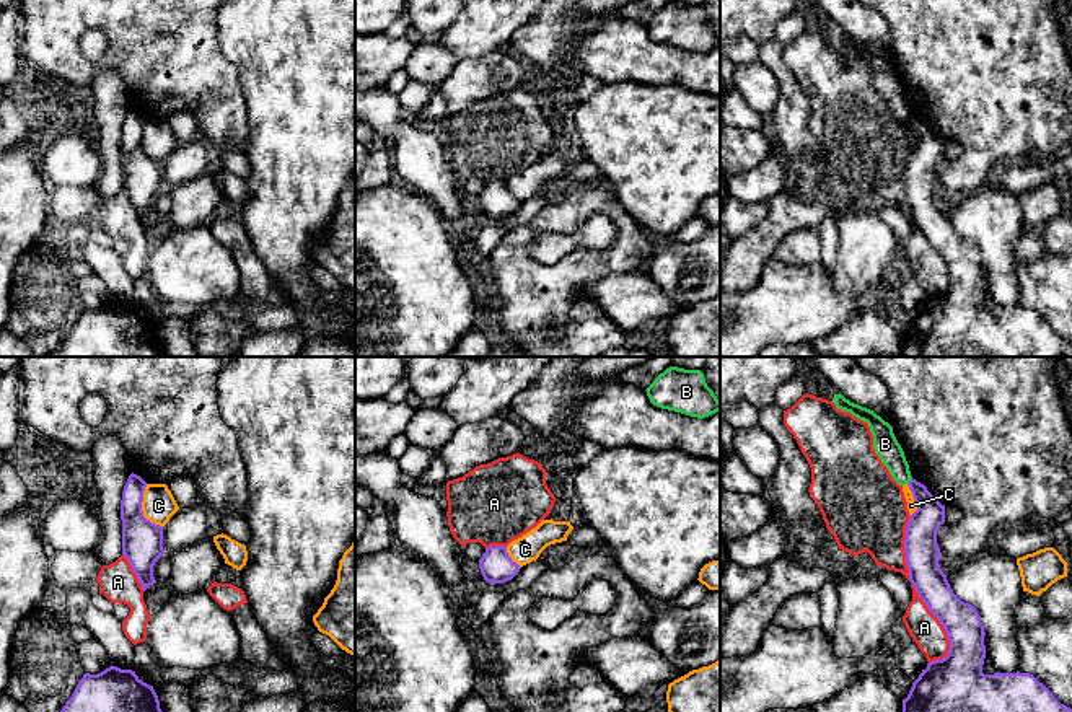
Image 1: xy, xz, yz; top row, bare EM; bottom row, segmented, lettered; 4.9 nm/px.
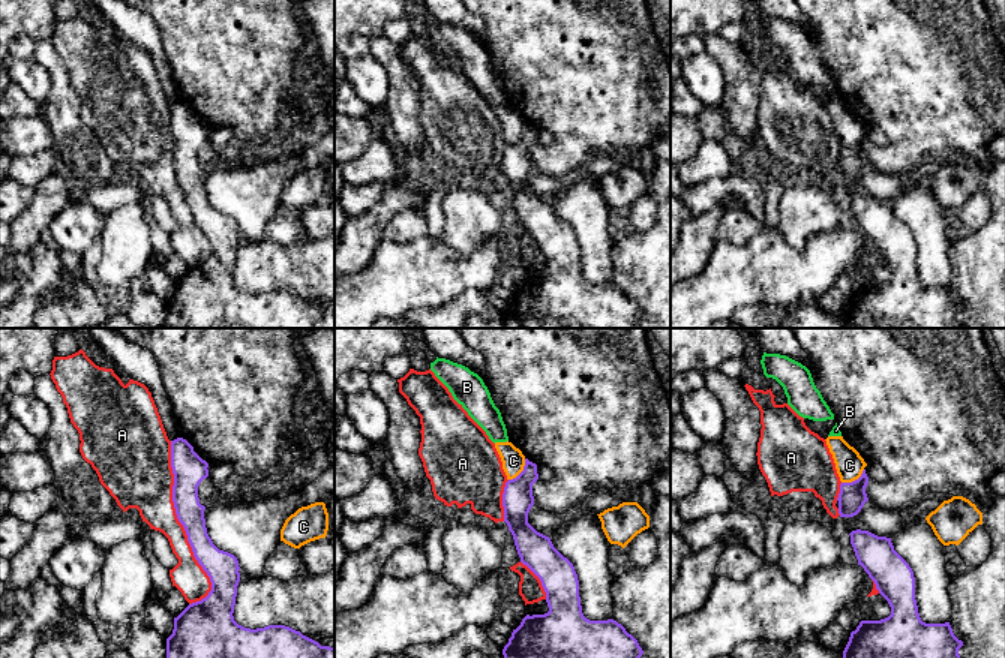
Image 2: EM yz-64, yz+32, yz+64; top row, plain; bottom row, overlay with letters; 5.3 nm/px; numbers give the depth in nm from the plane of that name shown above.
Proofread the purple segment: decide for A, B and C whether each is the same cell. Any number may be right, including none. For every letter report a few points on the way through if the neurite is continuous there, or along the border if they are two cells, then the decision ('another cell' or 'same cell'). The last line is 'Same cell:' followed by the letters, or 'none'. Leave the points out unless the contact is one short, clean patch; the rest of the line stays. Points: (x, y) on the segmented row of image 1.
A: another cell
B: along yz (911, 478), (908, 484) | another cell
C: along xy (145, 484), (142, 514), (162, 527) | another cell
Same cell: none

